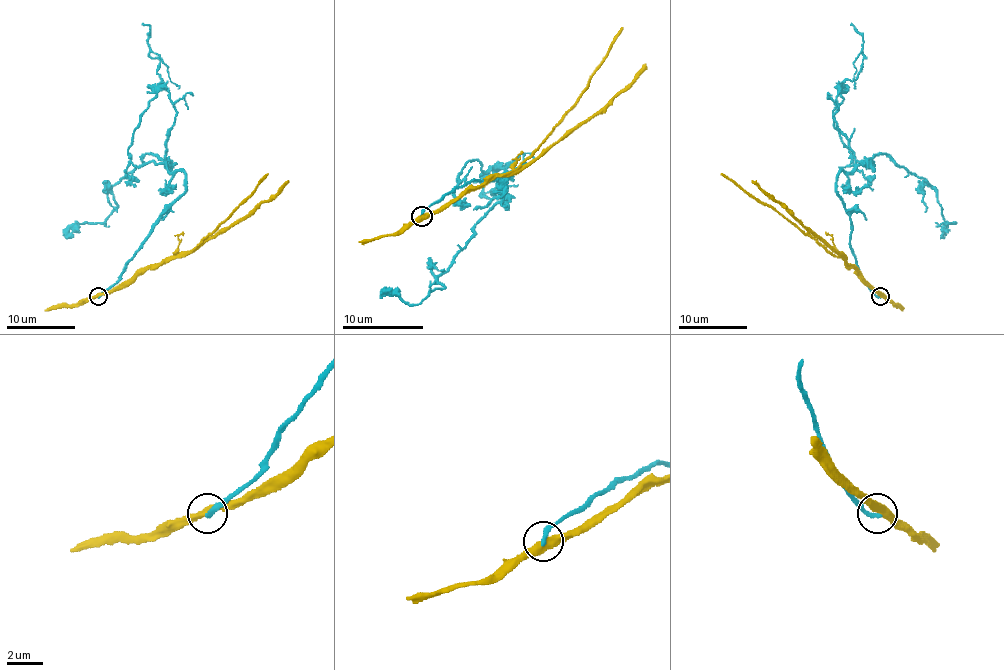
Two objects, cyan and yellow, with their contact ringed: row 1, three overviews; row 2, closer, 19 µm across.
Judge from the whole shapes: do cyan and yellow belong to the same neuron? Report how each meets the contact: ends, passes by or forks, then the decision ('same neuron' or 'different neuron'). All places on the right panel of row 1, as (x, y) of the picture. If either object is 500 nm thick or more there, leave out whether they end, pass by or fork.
cyan ends | yellow passes by | different neuron

